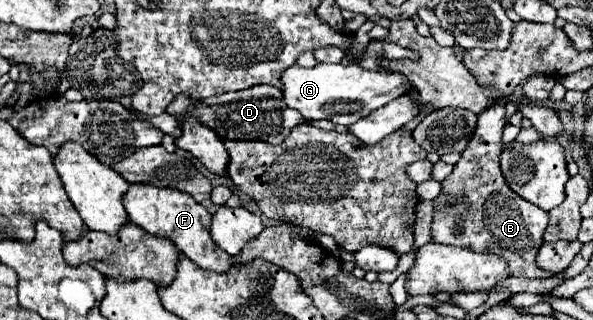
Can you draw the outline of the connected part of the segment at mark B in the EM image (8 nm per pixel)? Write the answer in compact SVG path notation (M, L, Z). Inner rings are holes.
M497 99L495 103L491 103L491 107L487 107L487 111L479 115L473 139L463 151L453 173L441 183L445 195L463 193L471 209L467 215L463 215L461 223L457 223L455 217L437 211L433 215L433 225L431 225L433 241L471 247L475 251L495 251L509 263L513 277L539 277L539 279L551 277L535 265L535 255L543 245L541 235L547 227L549 217L541 207L523 201L515 191L511 191L499 169L499 155L503 151L503 143L501 143L503 127L505 127L505 105L503 101Z

